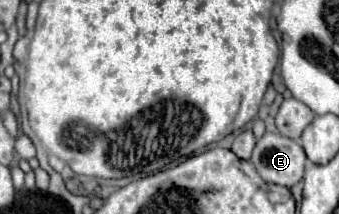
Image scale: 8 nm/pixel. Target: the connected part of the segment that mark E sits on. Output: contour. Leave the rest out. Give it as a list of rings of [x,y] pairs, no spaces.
[[[265,133],[257,141],[251,157],[255,171],[267,183],[283,187],[293,187],[301,181],[305,161],[303,147],[281,133]]]

